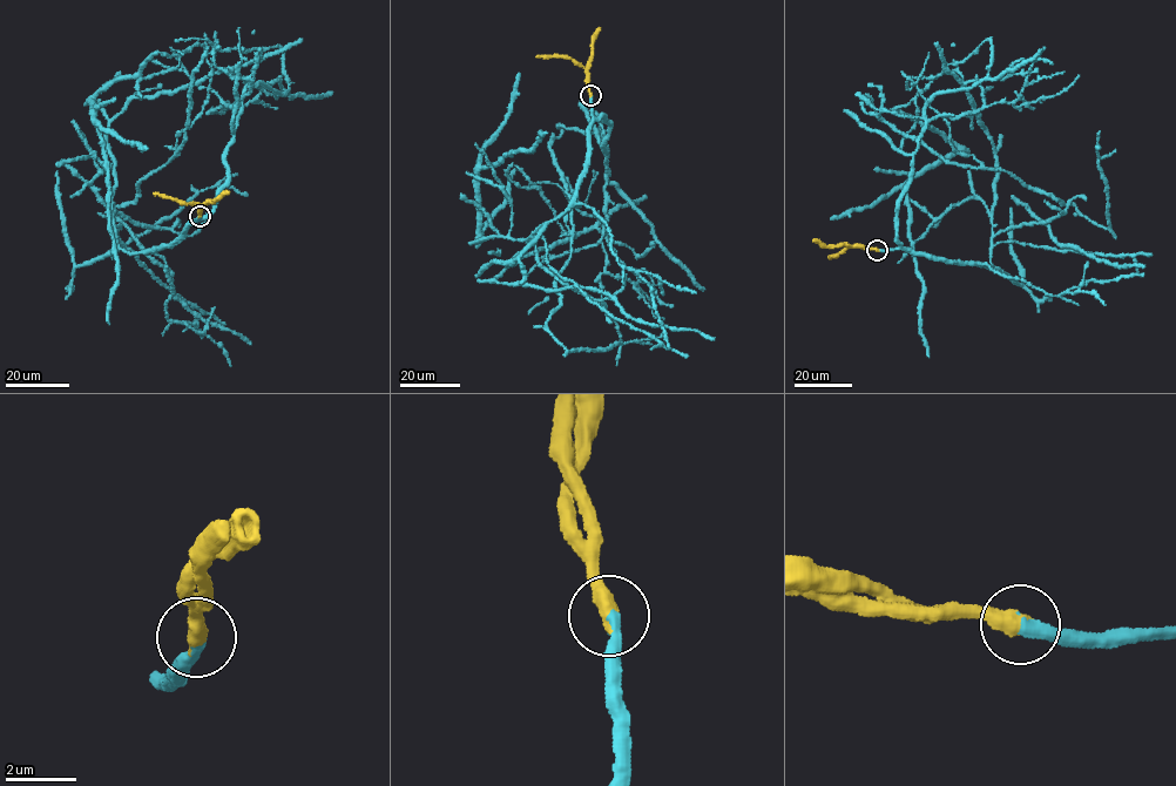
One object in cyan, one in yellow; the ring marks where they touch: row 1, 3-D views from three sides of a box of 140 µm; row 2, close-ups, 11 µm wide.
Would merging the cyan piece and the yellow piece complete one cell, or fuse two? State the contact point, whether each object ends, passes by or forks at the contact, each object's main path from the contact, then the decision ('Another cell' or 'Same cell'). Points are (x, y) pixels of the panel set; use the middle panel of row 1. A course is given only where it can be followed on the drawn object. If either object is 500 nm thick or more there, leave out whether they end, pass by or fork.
Place: (590, 95). Course of cyan: (590, 95), (578, 195), (507, 266), (580, 234), (515, 167), (479, 234), (481, 168), (547, 133). Course of yellow: (590, 95), (587, 72), (583, 67), (562, 58), (535, 56). Same cell

